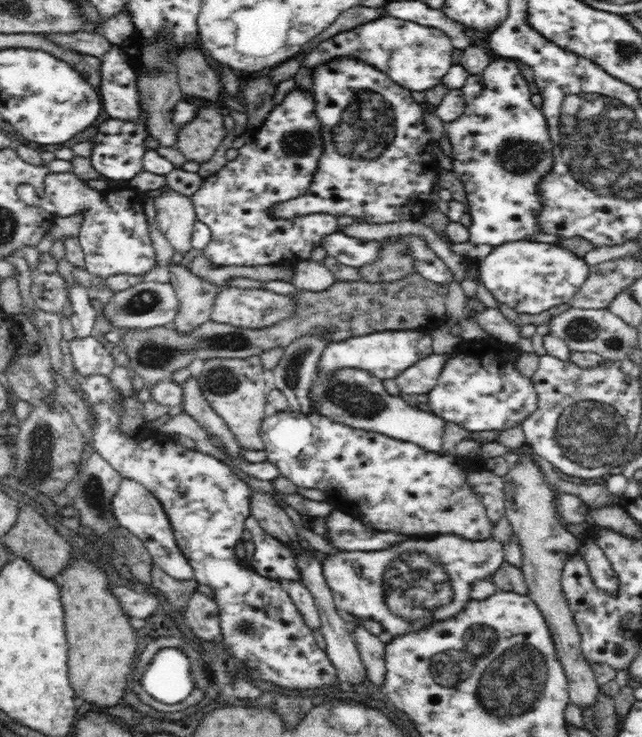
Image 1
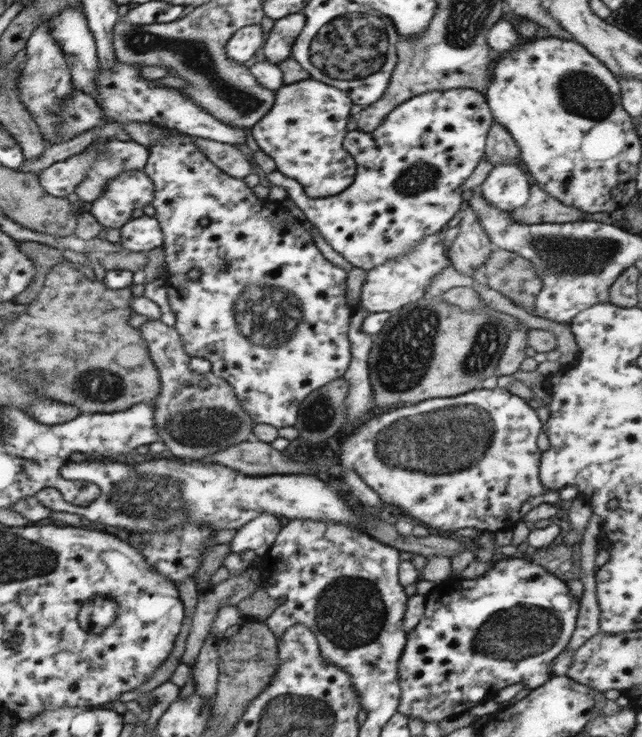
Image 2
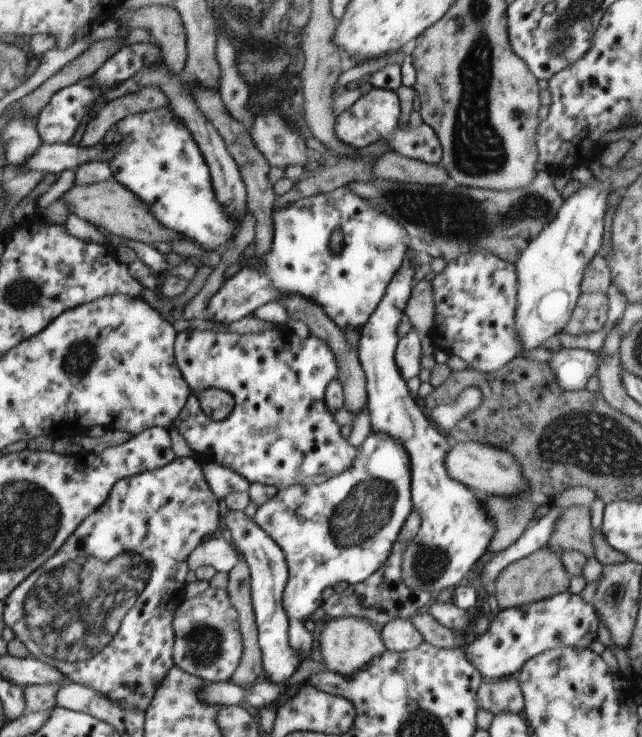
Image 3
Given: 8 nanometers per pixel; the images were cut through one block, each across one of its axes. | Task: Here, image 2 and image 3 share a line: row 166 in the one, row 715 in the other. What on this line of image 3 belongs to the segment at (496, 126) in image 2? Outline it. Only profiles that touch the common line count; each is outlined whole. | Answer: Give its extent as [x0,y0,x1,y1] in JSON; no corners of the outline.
[476,676,524,716]

